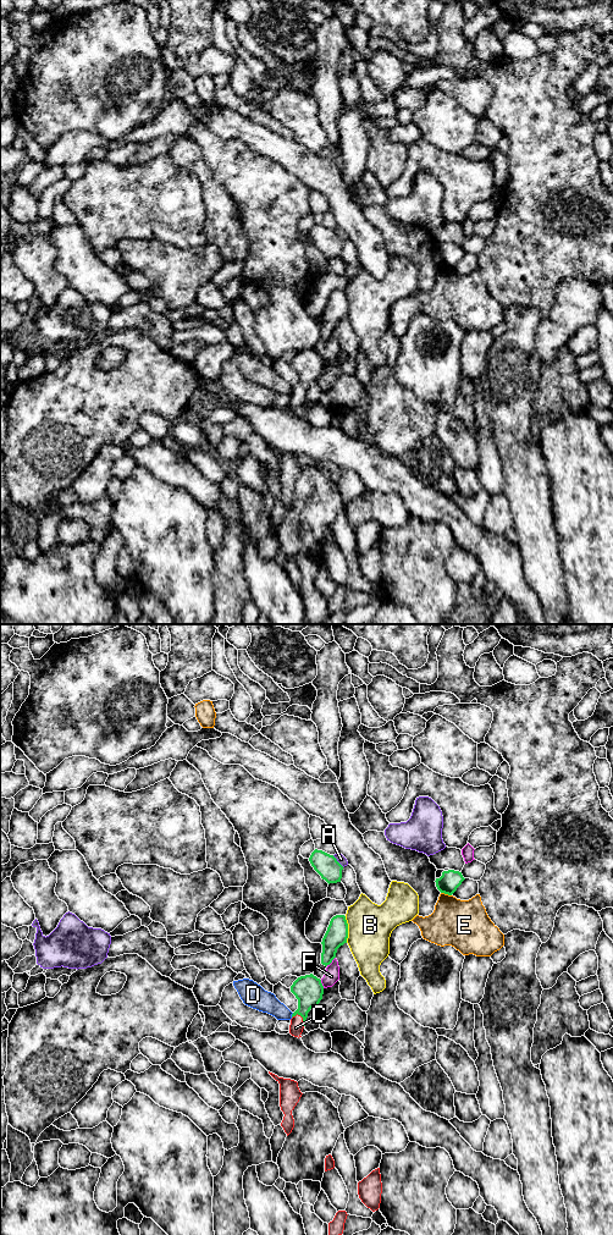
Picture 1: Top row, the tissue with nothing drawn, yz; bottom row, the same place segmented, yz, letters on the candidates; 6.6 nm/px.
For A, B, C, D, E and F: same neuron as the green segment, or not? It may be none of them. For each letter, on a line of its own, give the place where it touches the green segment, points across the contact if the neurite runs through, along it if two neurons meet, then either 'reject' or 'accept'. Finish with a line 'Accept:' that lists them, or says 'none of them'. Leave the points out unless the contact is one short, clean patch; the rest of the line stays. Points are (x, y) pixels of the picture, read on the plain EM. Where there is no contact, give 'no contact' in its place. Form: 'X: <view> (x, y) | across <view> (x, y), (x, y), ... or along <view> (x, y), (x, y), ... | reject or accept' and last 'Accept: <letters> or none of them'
A: yz (337, 236) | along yz (332, 230), (343, 241) | reject
B: yz (347, 304) | reject
C: yz (301, 390) | across yz (308, 364), (308, 371), (301, 390), (296, 402) | accept
D: yz (292, 390) | reject
E: yz (446, 268) | reject
F: yz (331, 336) | reject
Accept: C

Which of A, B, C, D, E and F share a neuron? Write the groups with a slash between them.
A / B / C / D / E / F

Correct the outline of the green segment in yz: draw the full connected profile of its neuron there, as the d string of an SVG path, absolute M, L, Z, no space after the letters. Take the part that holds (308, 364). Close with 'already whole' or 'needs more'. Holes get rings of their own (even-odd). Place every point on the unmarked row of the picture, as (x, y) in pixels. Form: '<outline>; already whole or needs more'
M313 348L298 352L291 360L291 366L298 374L298 384L292 388L289 408L302 412L308 387L313 381L317 381L324 369L321 354Z; needs more

